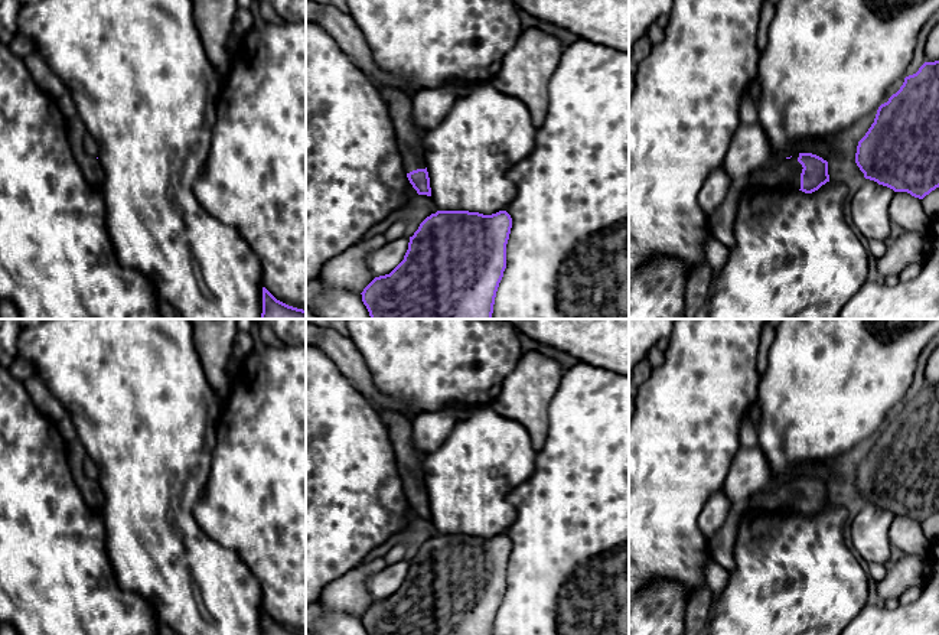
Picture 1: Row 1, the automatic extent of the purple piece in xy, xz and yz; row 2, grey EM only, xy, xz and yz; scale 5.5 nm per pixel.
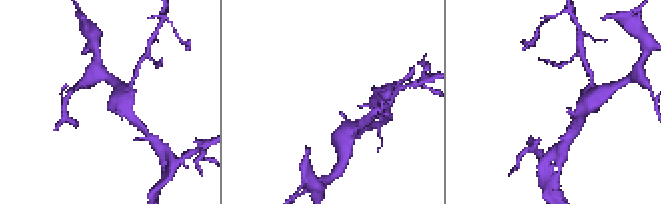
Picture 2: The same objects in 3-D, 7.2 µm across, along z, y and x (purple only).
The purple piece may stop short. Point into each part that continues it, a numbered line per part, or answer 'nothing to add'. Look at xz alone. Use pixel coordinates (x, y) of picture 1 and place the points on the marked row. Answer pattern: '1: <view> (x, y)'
1: xz (408, 139)

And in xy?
nothing to add

